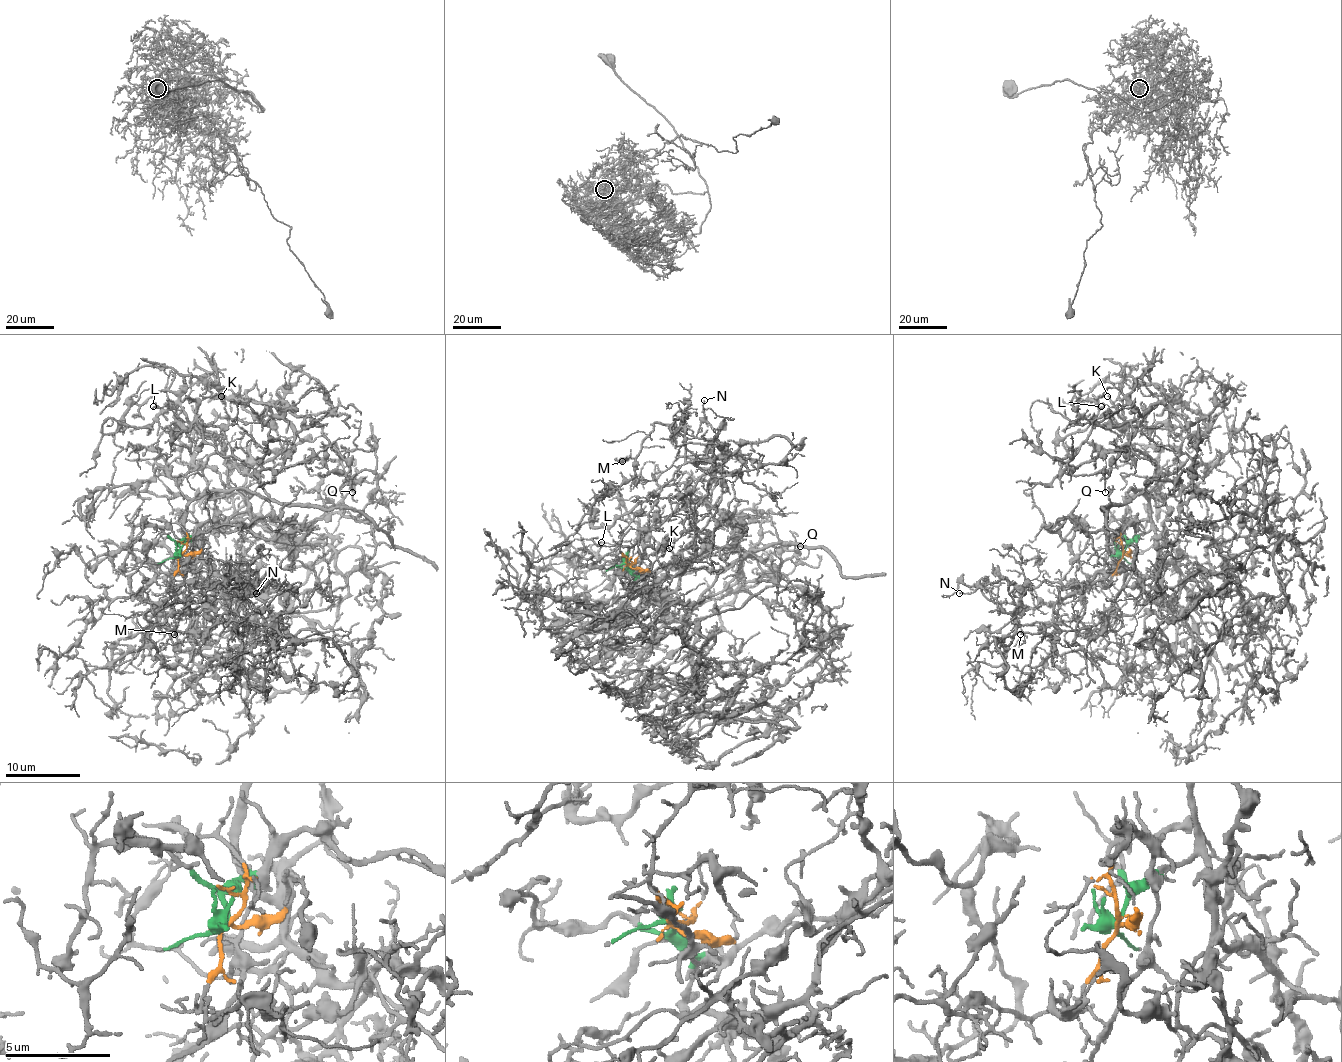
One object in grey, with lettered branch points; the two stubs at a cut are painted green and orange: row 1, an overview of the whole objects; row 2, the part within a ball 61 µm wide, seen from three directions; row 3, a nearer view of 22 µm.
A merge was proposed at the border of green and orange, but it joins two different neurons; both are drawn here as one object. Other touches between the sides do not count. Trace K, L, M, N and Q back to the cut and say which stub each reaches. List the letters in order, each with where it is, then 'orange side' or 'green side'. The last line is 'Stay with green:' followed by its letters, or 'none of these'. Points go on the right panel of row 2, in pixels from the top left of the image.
K: at (1107, 396); green side
L: at (1101, 406); green side
M: at (1020, 634); orange side
N: at (959, 593); orange side
Q: at (1105, 492); green side
Stay with green: K, L, Q

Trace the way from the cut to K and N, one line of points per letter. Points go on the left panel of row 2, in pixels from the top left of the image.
K: (179, 554), (190, 503), (213, 490), (243, 488), (267, 498), (217, 439), (190, 428), (224, 426), (220, 396)
N: (179, 554), (171, 582), (175, 588), (215, 581), (228, 590), (237, 579), (252, 584), (256, 594)

